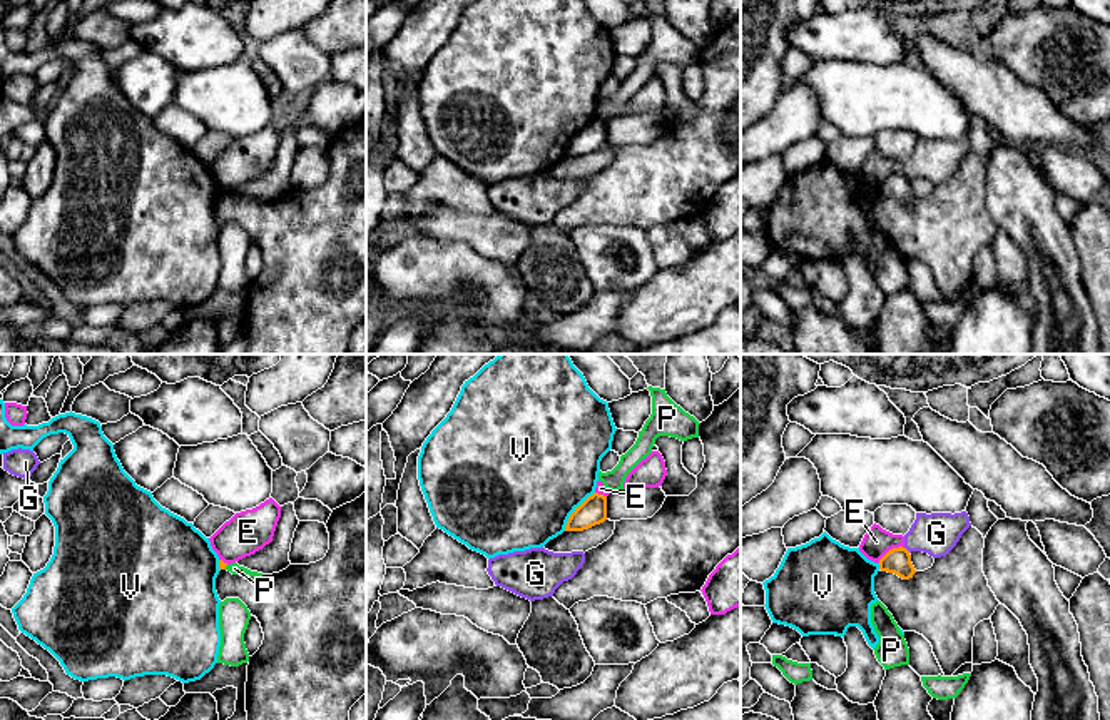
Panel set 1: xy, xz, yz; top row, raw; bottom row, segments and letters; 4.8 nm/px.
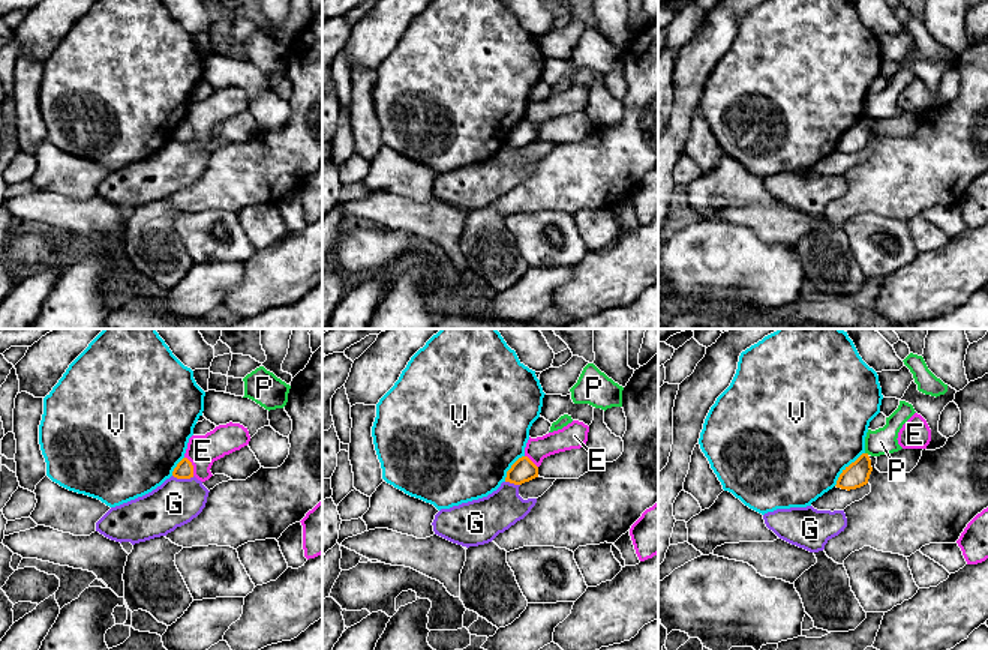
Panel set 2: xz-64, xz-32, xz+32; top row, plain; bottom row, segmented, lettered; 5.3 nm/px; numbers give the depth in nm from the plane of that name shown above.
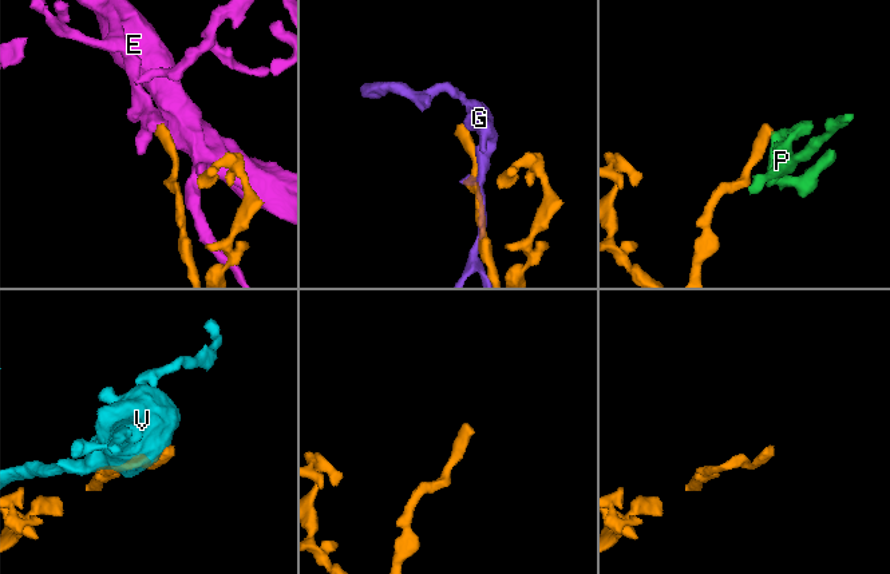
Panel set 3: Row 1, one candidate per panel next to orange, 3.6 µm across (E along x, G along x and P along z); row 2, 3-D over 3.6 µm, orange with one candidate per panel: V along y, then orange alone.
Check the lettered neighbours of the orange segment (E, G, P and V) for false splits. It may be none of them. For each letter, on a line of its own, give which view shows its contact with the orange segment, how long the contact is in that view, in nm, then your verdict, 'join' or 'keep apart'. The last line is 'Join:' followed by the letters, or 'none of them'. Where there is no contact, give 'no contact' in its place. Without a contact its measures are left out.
E: yz | 150 nm | keep apart
G: yz | 40 nm | keep apart
P: xy | 30 nm | keep apart
V: xz | 240 nm | keep apart
Join: none of them

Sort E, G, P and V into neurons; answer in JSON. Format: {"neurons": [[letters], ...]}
{"neurons": [["E", "G"], ["P"], ["V"]]}

